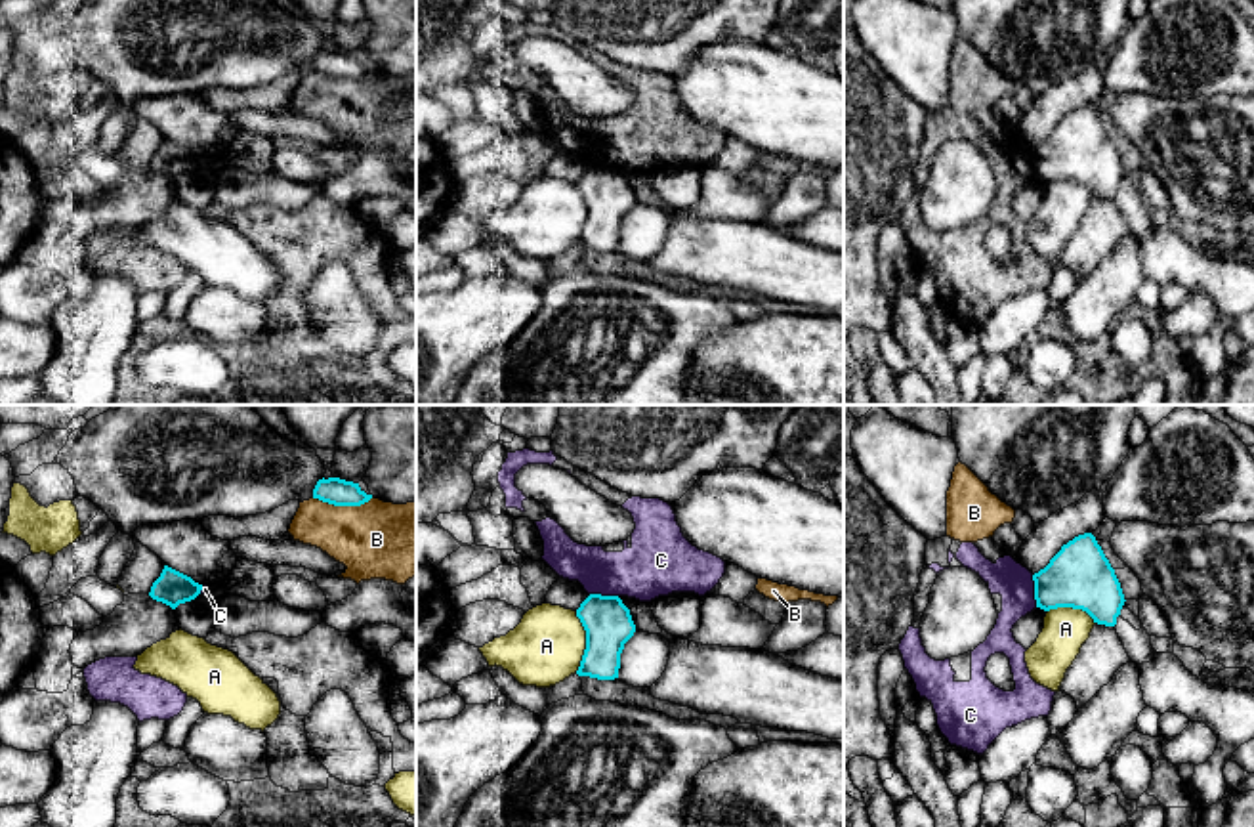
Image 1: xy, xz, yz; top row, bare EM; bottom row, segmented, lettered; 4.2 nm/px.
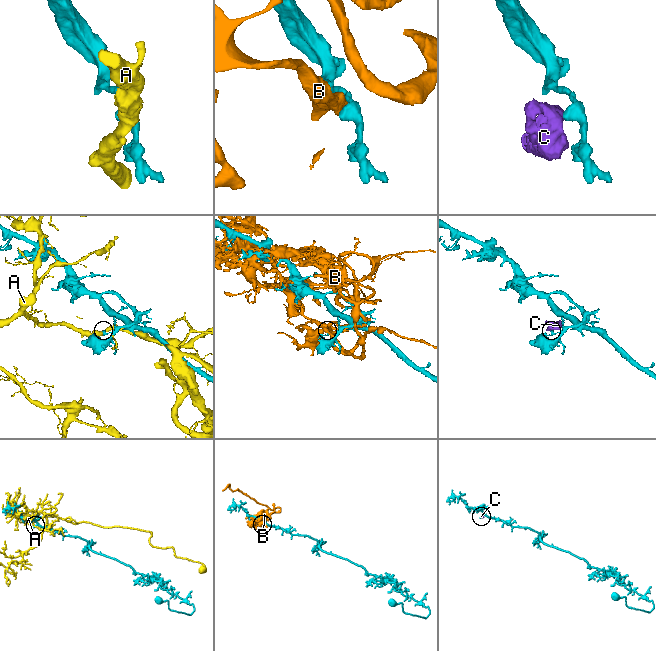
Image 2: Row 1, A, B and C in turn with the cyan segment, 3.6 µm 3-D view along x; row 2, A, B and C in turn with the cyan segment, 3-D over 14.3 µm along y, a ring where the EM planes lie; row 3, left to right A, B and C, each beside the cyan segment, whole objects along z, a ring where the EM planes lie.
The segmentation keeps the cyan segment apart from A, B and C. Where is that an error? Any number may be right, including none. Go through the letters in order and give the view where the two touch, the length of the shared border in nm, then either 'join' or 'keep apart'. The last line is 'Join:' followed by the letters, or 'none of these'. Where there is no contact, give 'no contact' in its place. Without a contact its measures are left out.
A: meets cyan in xz; contact 260 nm long; keep apart
B: meets cyan in xy; contact 260 nm long; keep apart
C: meets cyan in yz; contact 140 nm long; keep apart
Join: none of these

